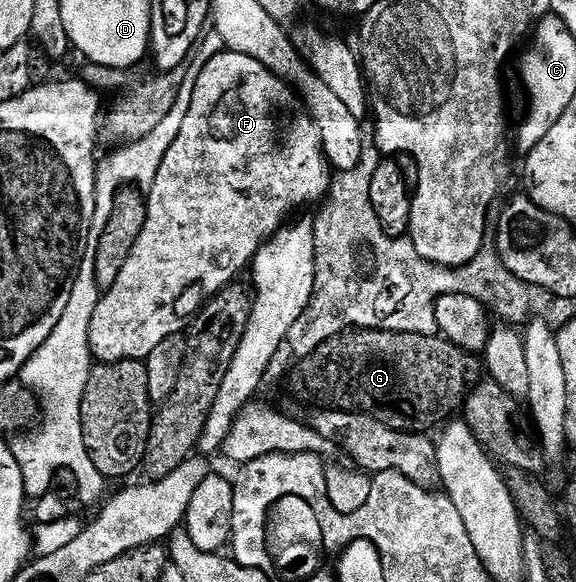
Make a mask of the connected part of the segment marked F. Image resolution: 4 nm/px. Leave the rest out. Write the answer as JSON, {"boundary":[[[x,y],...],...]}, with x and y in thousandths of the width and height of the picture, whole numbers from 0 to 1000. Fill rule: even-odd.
{"boundary":[[[396,84],[375,89],[352,115],[349,131],[342,134],[328,192],[314,211],[314,227],[307,241],[300,241],[293,261],[286,261],[286,275],[280,275],[280,289],[273,289],[269,313],[253,328],[252,392],[245,392],[245,405],[238,405],[238,419],[231,419],[231,433],[224,433],[224,447],[217,447],[217,460],[210,460],[210,474],[203,474],[203,488],[196,488],[196,495],[189,495],[174,510],[168,529],[161,536],[161,550],[155,557],[155,591],[160,610],[172,622],[253,619],[259,605],[266,605],[266,598],[273,598],[280,584],[302,574],[318,574],[326,565],[328,555],[352,531],[356,514],[372,512],[380,500],[403,490],[413,479],[408,476],[413,474],[415,464],[425,462],[427,457],[431,462],[441,452],[443,435],[455,426],[458,416],[476,409],[493,393],[491,380],[510,361],[519,361],[524,354],[536,352],[538,347],[556,345],[554,349],[559,349],[573,335],[576,325],[578,292],[571,284],[568,263],[561,259],[557,220],[554,211],[542,203],[524,167],[484,129],[472,127],[467,117],[460,117],[460,110]]]}

